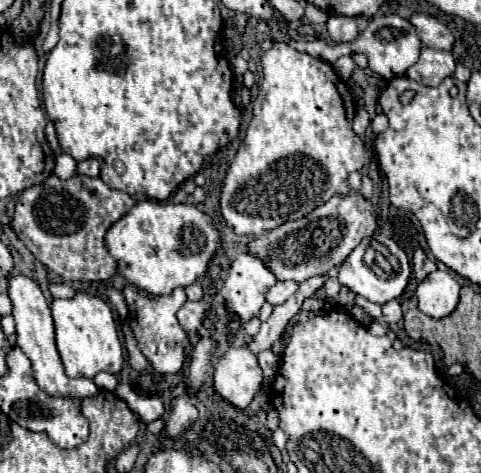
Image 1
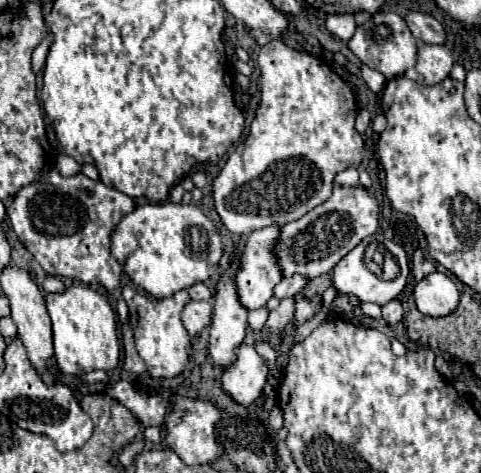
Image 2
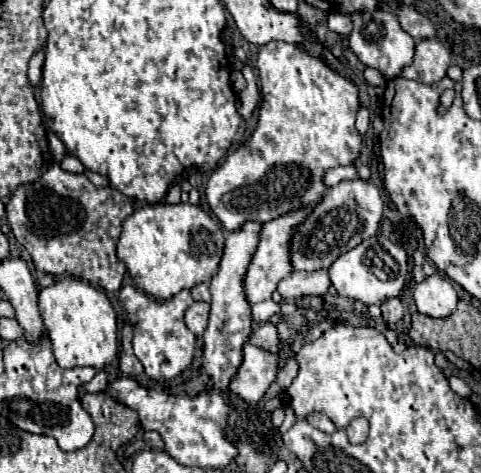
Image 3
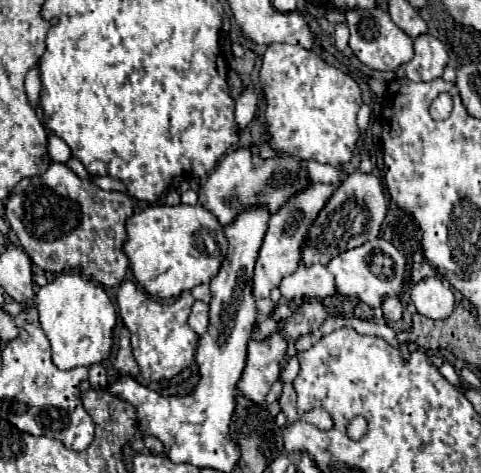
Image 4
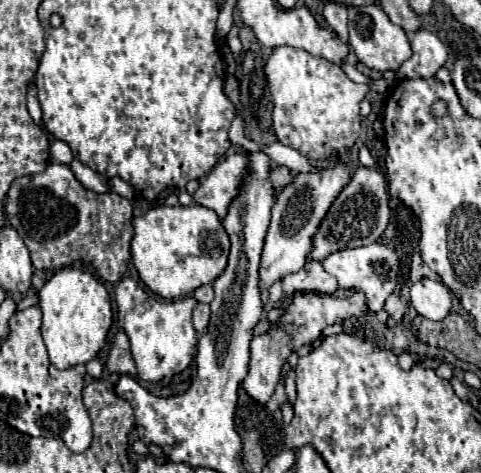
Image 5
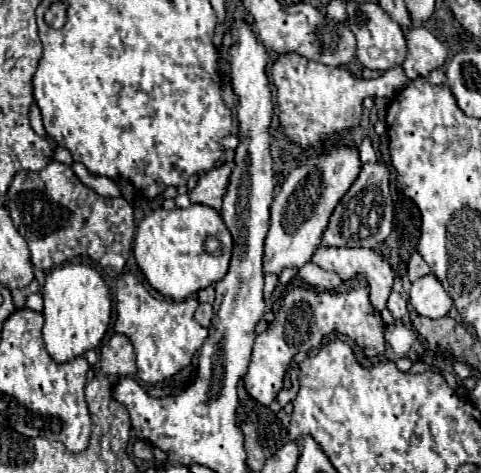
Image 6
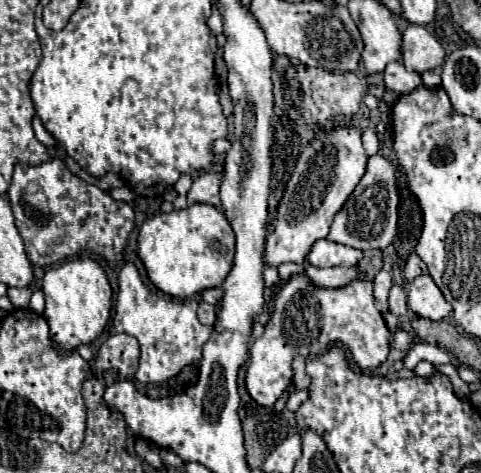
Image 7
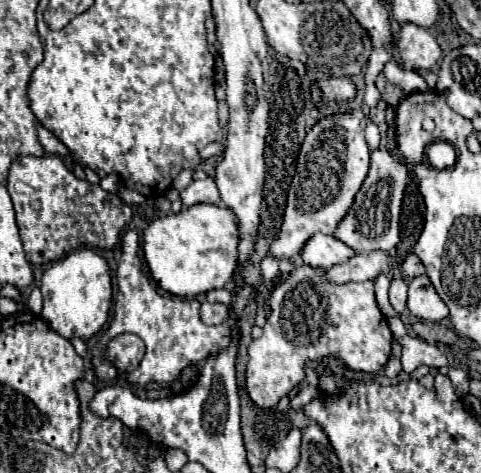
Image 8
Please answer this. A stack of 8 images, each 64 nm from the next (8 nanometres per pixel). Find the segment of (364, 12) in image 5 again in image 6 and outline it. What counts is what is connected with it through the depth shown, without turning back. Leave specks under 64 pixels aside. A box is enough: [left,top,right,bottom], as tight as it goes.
[348,2,408,71]

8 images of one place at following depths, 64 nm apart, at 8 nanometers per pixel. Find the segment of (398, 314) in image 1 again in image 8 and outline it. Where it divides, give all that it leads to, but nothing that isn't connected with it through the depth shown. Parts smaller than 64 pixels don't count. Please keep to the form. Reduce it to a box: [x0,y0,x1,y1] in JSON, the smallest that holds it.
[390,278,406,314]

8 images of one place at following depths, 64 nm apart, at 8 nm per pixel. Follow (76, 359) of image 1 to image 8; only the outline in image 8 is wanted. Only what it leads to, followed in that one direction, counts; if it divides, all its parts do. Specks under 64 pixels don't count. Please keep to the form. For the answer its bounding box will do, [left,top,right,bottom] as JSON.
[40,248,112,338]

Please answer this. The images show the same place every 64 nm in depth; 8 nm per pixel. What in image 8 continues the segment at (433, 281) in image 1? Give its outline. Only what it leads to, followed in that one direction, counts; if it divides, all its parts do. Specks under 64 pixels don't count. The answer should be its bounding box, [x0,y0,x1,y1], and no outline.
[408,276,448,322]

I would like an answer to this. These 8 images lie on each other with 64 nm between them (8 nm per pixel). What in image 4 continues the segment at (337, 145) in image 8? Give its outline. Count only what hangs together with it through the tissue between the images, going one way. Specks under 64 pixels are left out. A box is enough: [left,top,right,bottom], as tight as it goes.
[252,182,334,300]

